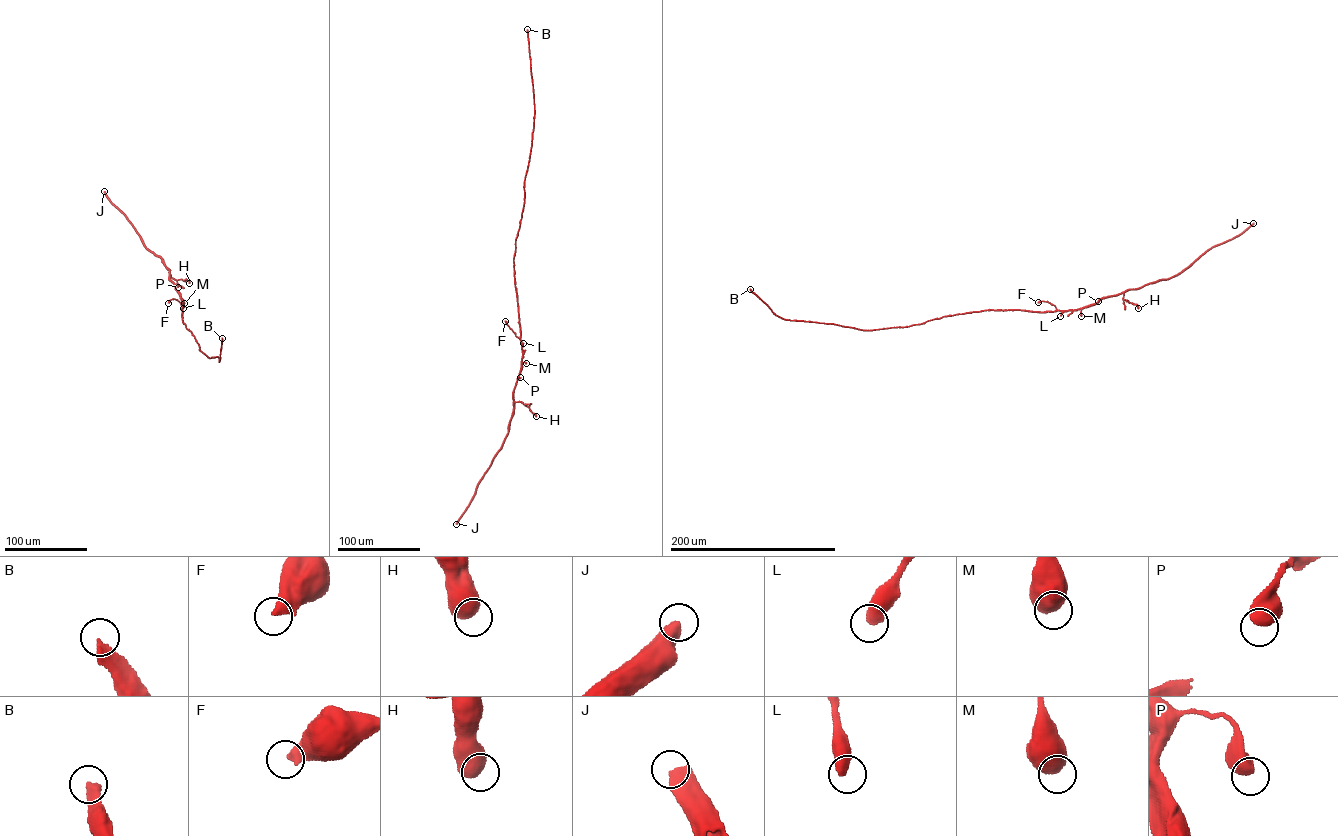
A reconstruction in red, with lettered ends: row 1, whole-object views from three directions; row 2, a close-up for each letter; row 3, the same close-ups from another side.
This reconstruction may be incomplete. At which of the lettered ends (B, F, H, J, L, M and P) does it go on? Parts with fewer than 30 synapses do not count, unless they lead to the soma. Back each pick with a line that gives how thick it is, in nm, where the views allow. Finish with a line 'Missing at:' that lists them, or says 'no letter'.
B: 400 nm thick
Missing at: B

